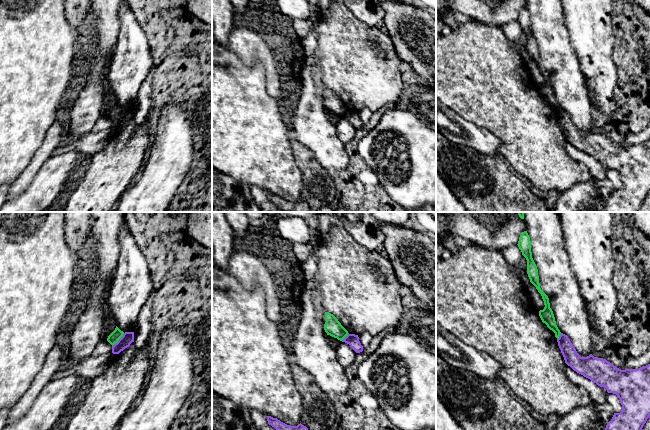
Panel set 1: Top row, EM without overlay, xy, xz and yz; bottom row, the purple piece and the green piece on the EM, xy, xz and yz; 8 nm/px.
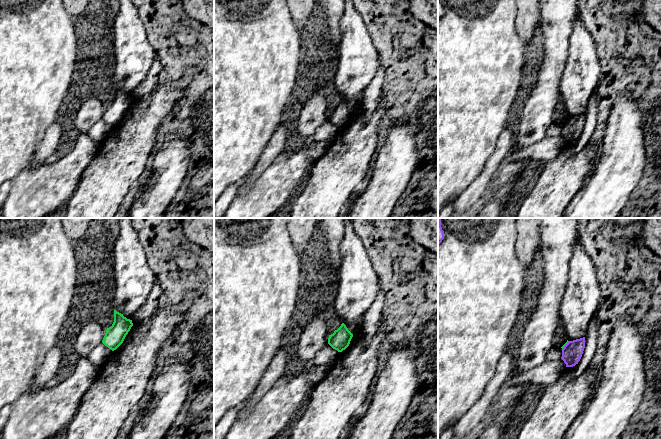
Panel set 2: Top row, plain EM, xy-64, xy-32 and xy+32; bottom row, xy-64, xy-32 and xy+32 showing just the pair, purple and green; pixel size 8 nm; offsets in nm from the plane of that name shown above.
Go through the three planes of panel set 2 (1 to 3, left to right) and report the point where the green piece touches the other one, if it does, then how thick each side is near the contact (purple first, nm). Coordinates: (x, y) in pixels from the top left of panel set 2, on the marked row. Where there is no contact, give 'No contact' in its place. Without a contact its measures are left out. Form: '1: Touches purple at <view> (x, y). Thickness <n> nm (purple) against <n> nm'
1: No contact
2: No contact
3: Touches purple at xy+32 (565, 345). Thickness 160 nm (purple) against 20 nm

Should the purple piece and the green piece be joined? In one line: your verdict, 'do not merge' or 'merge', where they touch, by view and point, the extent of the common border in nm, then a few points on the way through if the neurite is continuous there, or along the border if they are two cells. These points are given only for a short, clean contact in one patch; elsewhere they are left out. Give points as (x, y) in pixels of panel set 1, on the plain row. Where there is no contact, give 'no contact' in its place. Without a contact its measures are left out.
do not merge; contact xy (118, 116); length 140 nm; border xy (124, 109), (112, 121)

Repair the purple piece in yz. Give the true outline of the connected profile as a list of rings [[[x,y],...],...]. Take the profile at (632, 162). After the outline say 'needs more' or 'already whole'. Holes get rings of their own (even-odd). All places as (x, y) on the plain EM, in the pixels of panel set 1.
[[[563,109],[557,118],[568,142],[620,175],[622,187],[607,199],[605,212],[637,212],[650,192],[650,140],[621,146],[592,130],[581,133]]] | already whole

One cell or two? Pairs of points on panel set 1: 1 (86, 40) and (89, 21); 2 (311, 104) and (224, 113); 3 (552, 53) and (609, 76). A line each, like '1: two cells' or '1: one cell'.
1: one cell
2: two cells
3: two cells

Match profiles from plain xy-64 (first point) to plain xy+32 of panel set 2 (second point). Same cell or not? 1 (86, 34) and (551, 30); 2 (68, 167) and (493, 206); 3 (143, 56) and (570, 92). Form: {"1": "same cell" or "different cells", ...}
{"1": "different cells", "2": "different cells", "3": "same cell"}

